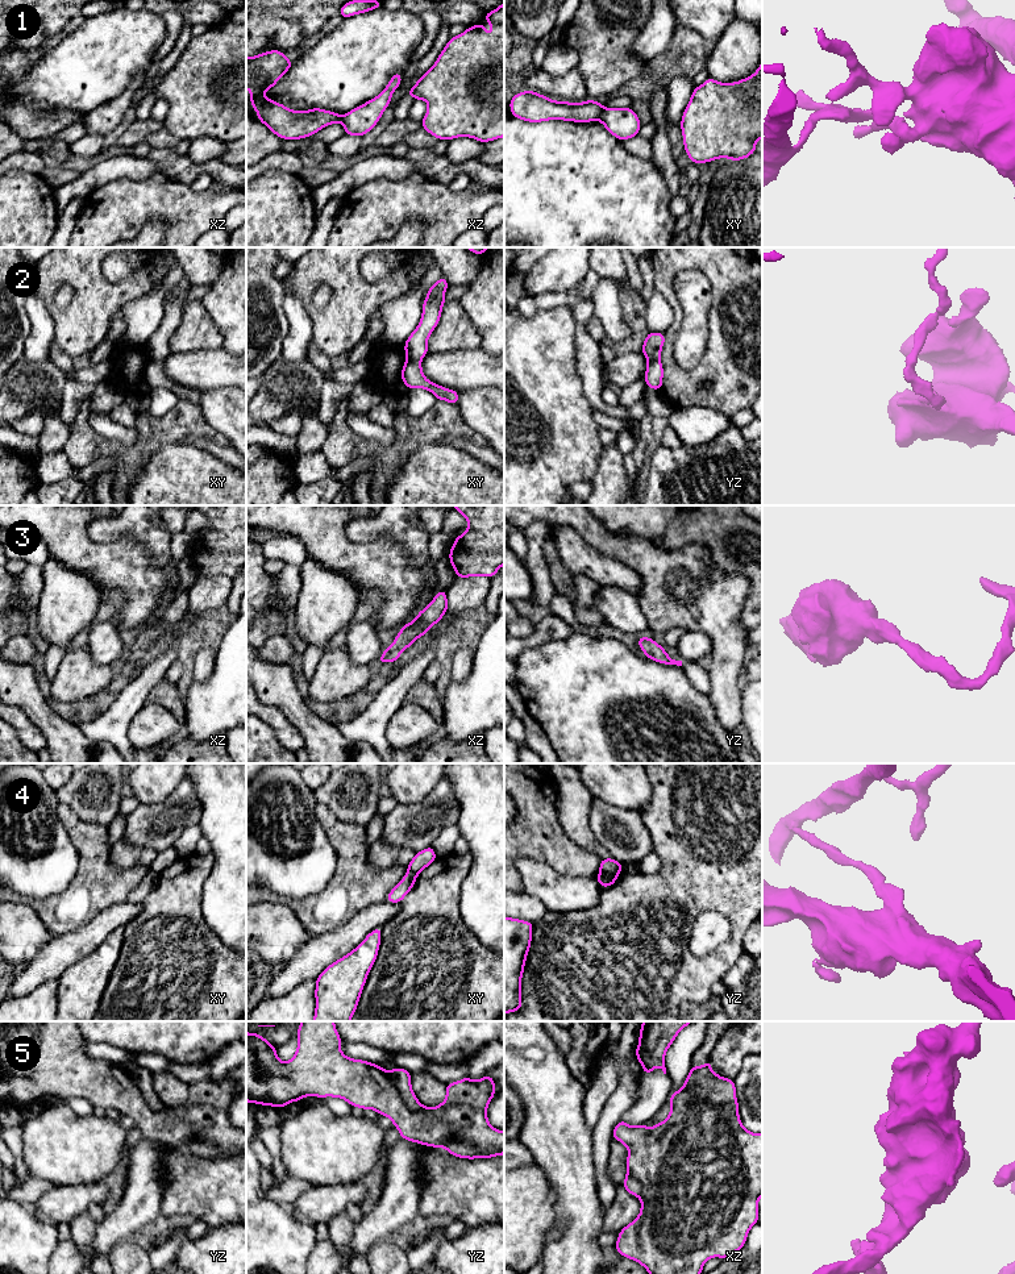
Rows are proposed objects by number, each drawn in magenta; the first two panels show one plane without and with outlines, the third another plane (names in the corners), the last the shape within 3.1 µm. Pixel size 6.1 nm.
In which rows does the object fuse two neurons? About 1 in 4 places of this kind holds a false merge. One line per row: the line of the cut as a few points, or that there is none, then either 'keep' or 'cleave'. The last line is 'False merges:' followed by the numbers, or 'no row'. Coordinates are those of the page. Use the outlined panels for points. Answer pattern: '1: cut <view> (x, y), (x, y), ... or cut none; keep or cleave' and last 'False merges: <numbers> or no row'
1: cut xy (603, 108), (598, 119); cleave
2: cut xy (407, 357), (419, 362); cleave
3: cut none; keep
4: cut yz (618, 873), (602, 873), (599, 875); cleave
5: cut yz (441, 1145), (450, 1137), (460, 1137), (474, 1143), (495, 1156); cleave
False merges: 1, 2, 4, 5

